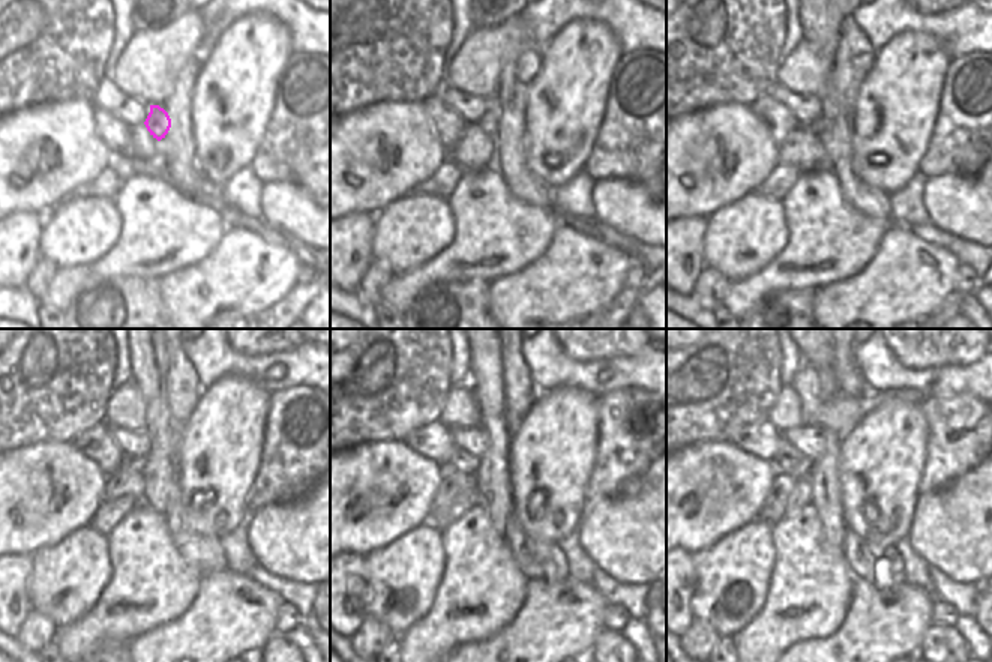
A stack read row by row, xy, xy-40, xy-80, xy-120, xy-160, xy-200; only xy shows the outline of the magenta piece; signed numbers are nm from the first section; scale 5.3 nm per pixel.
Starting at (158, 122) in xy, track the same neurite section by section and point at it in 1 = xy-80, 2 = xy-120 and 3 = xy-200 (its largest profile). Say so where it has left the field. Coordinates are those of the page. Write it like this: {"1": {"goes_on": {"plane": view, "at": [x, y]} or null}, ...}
{"1": {"goes_on": {"plane": "xy-80", "at": [817, 126]}}, "2": {"goes_on": {"plane": "xy-120", "at": [131, 463]}}, "3": {"goes_on": {"plane": "xy-200", "at": [787, 460]}}}

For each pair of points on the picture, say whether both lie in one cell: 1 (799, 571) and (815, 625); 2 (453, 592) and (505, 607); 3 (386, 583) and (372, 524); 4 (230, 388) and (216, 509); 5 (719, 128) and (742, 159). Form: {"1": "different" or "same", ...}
{"1": "same", "2": "same", "3": "different", "4": "same", "5": "same"}

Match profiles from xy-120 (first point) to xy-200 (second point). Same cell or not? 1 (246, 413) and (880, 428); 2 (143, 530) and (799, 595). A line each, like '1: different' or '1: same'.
1: same
2: same

